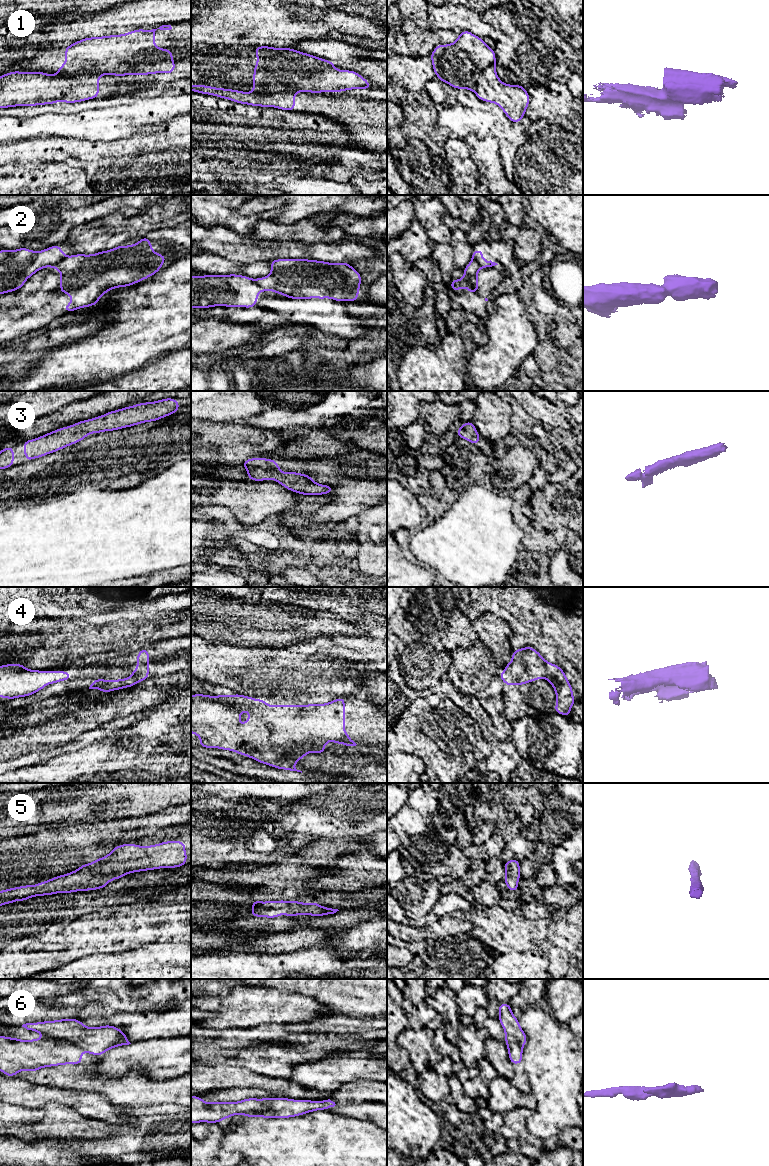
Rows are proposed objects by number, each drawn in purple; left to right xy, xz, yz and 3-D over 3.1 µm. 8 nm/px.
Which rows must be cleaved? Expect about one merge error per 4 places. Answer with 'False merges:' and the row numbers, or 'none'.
False merges: 1, 2, 6

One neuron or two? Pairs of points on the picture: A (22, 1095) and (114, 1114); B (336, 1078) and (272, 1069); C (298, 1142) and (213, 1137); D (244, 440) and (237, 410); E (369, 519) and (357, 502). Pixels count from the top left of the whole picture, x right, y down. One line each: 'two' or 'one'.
A: one
B: two
C: two
D: two
E: two

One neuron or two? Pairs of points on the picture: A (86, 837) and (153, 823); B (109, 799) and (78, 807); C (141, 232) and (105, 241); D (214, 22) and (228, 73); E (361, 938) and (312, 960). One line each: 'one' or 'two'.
A: one
B: one
C: one
D: two
E: two

